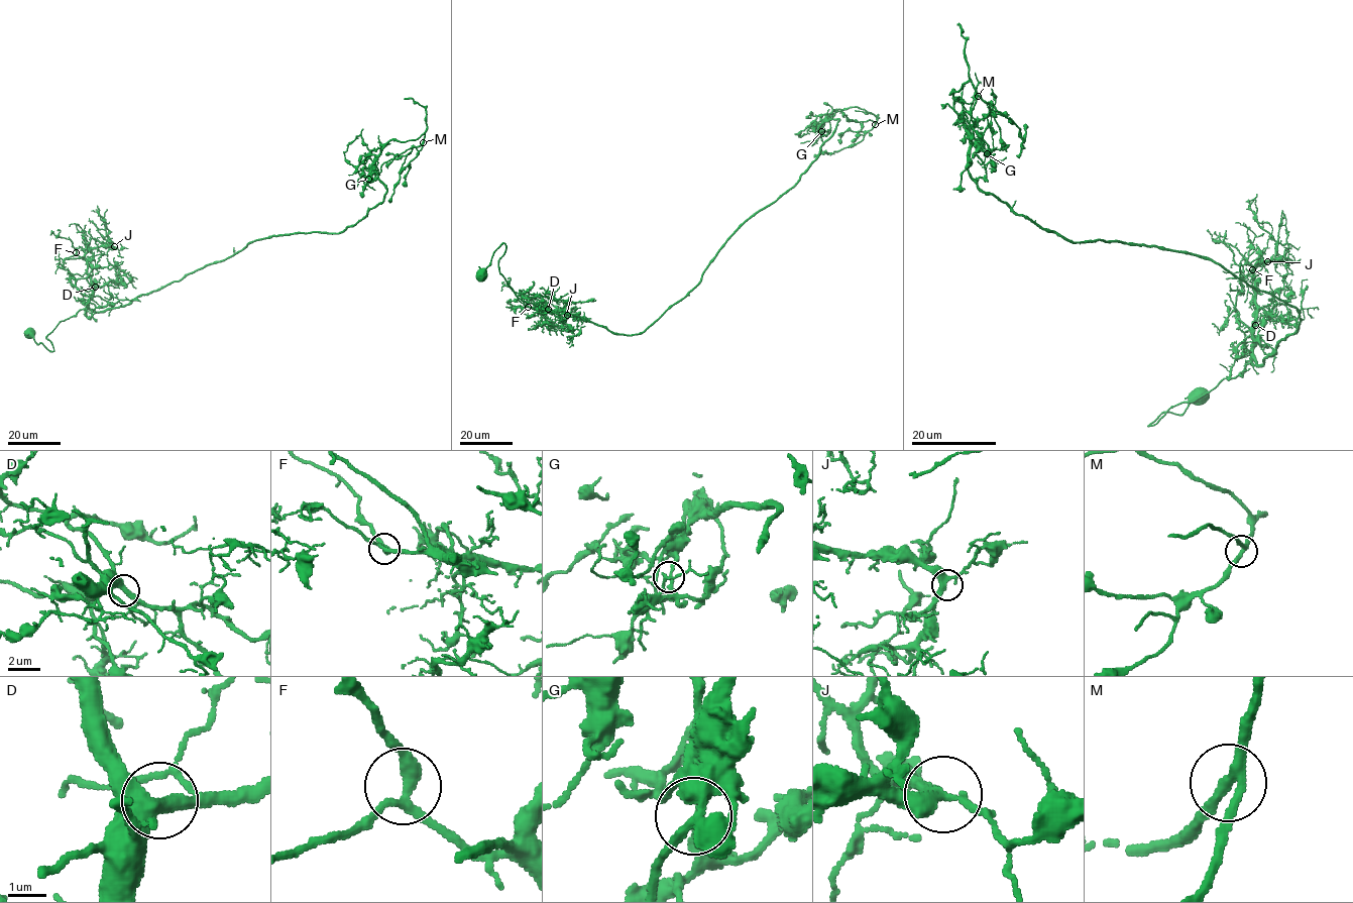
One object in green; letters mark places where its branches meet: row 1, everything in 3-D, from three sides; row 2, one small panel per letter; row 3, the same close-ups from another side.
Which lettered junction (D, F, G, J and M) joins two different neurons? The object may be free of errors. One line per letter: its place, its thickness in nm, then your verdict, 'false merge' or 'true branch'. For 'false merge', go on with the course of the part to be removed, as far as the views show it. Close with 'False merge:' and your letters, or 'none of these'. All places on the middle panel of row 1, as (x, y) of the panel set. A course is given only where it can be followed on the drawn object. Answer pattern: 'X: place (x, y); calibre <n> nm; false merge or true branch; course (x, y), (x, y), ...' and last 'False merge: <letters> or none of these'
D: place (548, 309); calibre 440 nm; true branch
F: place (528, 307); calibre 280 nm; true branch
G: place (821, 131); calibre 200 nm; false merge; course (821, 131), (823, 120), (832, 110), (859, 107), (877, 120), (860, 141), (833, 153), (814, 154)
J: place (567, 315); calibre 320 nm; true branch
M: place (875, 124); calibre 240 nm; true branch
False merge: G

